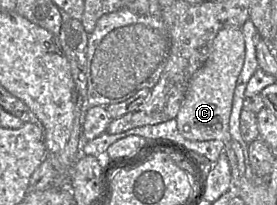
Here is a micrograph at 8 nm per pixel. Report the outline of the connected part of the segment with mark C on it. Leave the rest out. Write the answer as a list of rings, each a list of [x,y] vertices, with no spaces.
[[[239,28],[220,30],[211,52],[201,68],[190,79],[181,107],[175,117],[179,133],[190,141],[222,140],[231,143],[229,120],[238,78],[245,61],[245,39]]]

